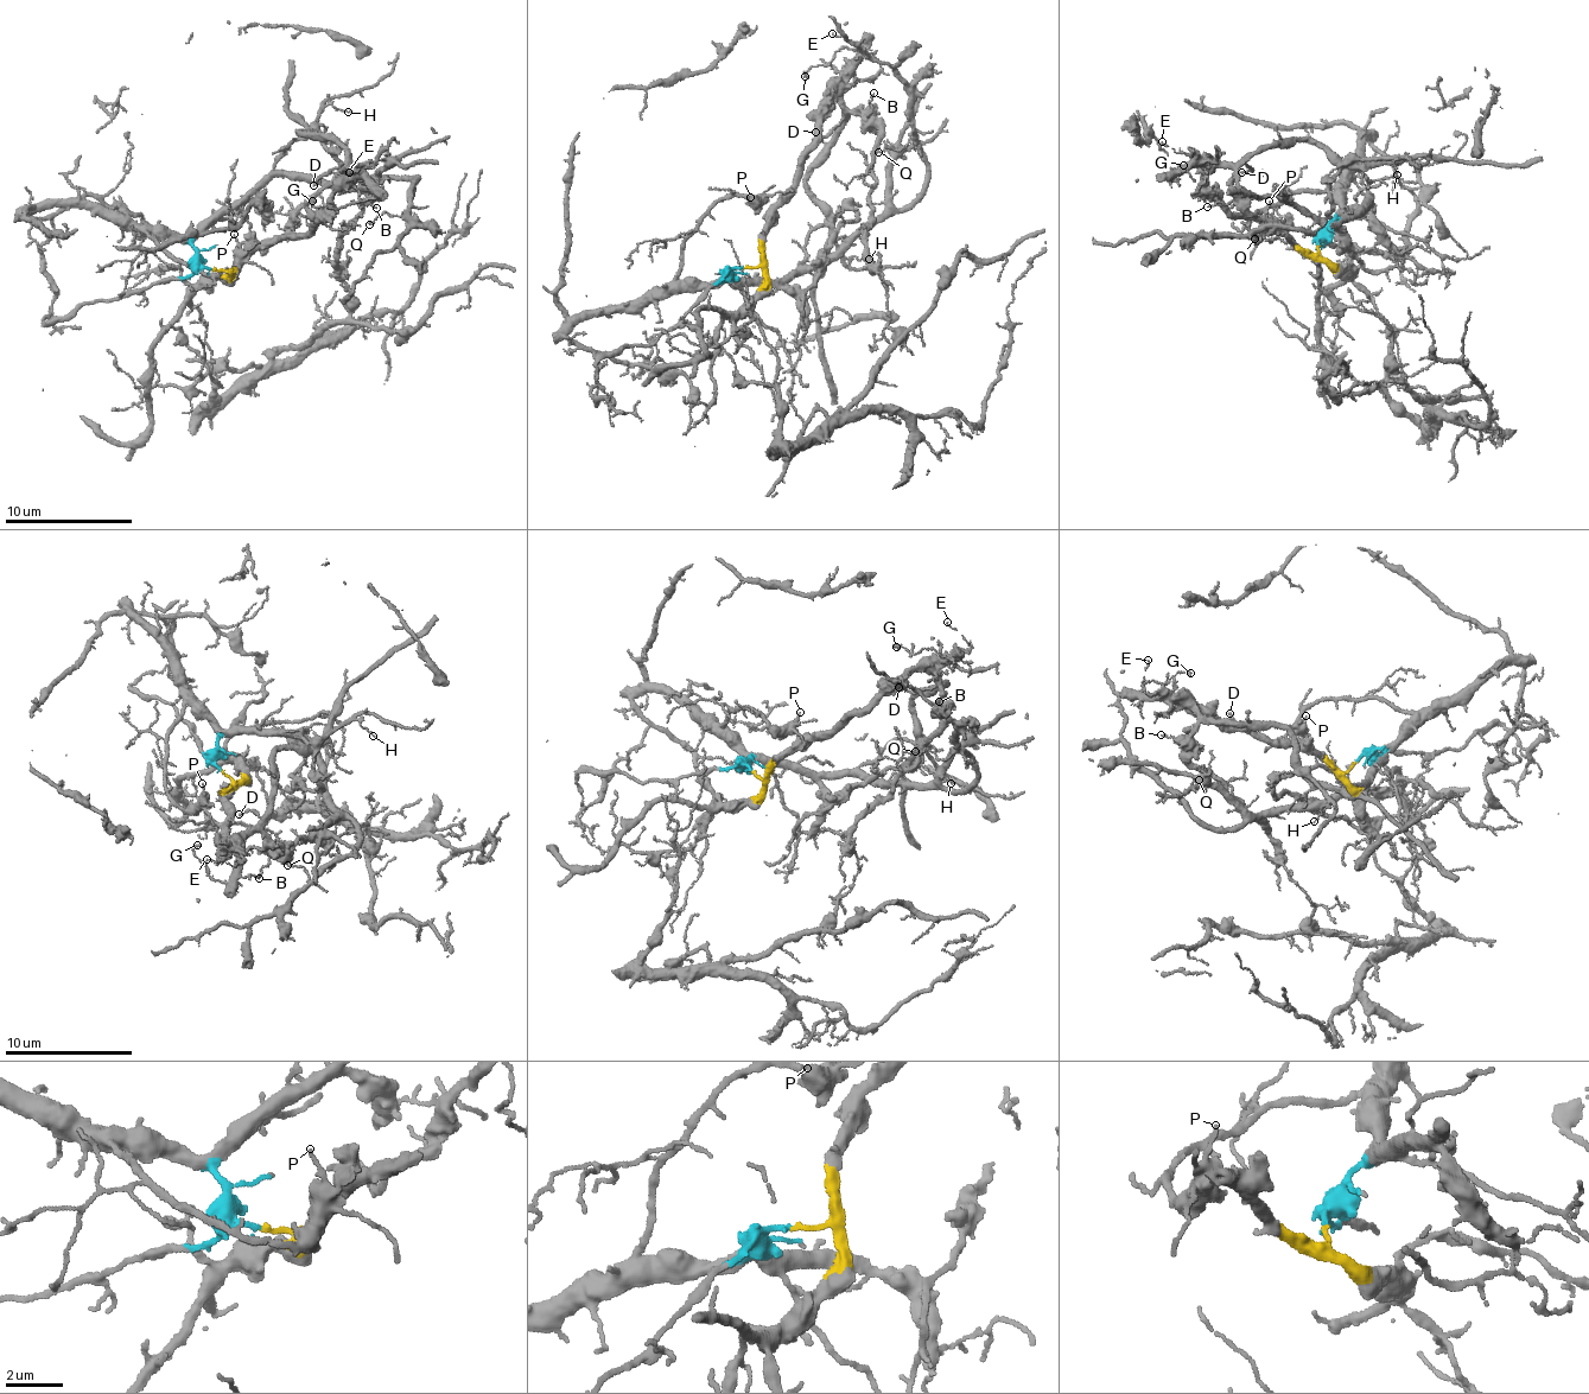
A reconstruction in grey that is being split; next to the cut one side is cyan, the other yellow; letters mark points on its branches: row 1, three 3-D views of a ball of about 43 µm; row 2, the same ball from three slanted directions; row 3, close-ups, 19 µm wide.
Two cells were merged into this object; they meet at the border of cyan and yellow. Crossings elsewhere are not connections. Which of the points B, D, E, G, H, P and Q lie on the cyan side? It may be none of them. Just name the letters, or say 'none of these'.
H, P, Q

